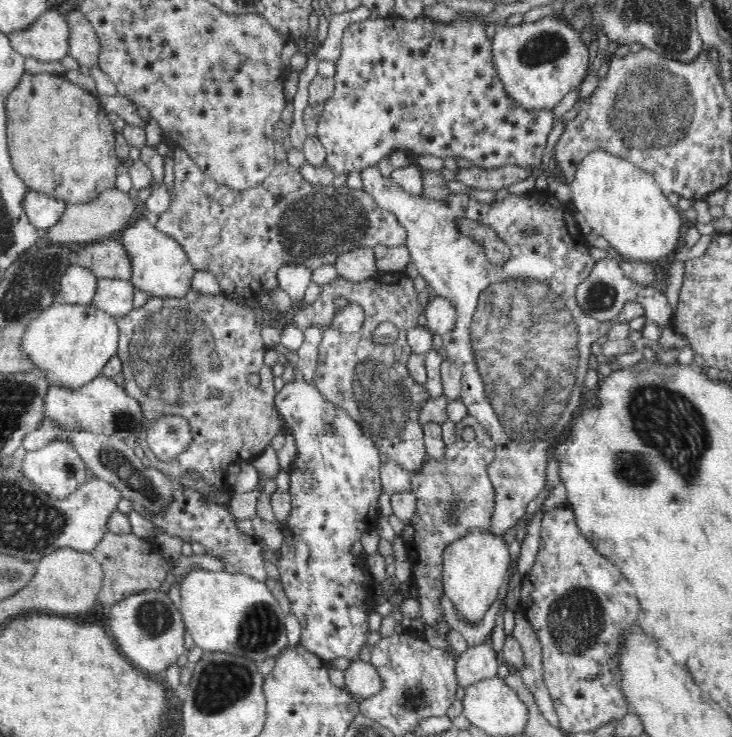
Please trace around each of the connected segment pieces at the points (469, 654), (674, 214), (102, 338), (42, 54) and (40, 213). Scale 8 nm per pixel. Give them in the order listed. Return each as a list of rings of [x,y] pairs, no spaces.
[[[484,641],[480,645],[468,646],[464,652],[457,654],[455,661],[459,686],[466,689],[477,681],[497,676],[500,654]]]
[[[595,149],[578,164],[576,176],[573,177],[569,187],[571,201],[574,202],[577,211],[584,215],[591,230],[596,230],[609,242],[612,253],[619,258],[657,264],[668,259],[670,254],[674,254],[682,241],[684,233],[682,228],[685,226],[681,212],[670,203],[652,175],[626,159]]]
[[[61,301],[50,302],[34,320],[27,323],[26,334],[23,337],[23,352],[26,352],[26,355],[34,361],[36,368],[33,370],[39,370],[52,385],[77,388],[102,375],[104,365],[117,354],[119,326],[114,316],[110,316],[93,304],[84,306]]]
[[[48,9],[30,27],[9,35],[12,48],[24,58],[61,61],[69,55],[71,31],[64,16]]]
[[[28,190],[27,198],[24,200],[24,210],[32,225],[40,229],[54,227],[67,211],[67,202],[59,198],[48,196],[46,193]]]

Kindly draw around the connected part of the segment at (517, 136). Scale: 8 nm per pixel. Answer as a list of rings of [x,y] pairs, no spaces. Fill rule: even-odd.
[[[392,15],[390,18],[378,18],[378,20],[368,18],[362,21],[353,21],[345,28],[340,50],[341,56],[335,62],[335,92],[324,103],[322,115],[318,116],[316,134],[326,151],[326,166],[330,167],[336,174],[359,172],[364,168],[376,167],[378,162],[384,157],[388,157],[392,150],[408,150],[414,154],[430,154],[430,156],[438,156],[438,158],[444,158],[444,156],[466,158],[481,170],[492,170],[508,165],[518,165],[532,170],[540,168],[547,138],[553,129],[554,115],[551,110],[550,112],[547,110],[528,110],[525,106],[520,105],[520,102],[506,97],[502,80],[498,79],[498,73],[496,73],[495,54],[493,46],[490,46],[490,40],[486,38],[484,24],[462,22],[462,24],[454,24],[454,26],[444,26],[441,22],[426,20],[426,18],[406,22],[400,18],[392,18]]]

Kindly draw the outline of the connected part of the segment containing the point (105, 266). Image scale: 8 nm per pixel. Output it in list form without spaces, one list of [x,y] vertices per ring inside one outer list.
[[[106,240],[88,244],[78,252],[82,267],[87,268],[97,279],[131,280],[130,257],[121,241]]]

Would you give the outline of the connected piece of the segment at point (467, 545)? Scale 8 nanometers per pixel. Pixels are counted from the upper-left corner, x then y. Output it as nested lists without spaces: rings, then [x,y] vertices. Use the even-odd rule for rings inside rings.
[[[473,527],[456,541],[450,541],[443,553],[443,594],[446,594],[464,614],[471,620],[480,620],[496,601],[498,590],[511,566],[509,546],[504,536],[494,533],[490,527]]]

